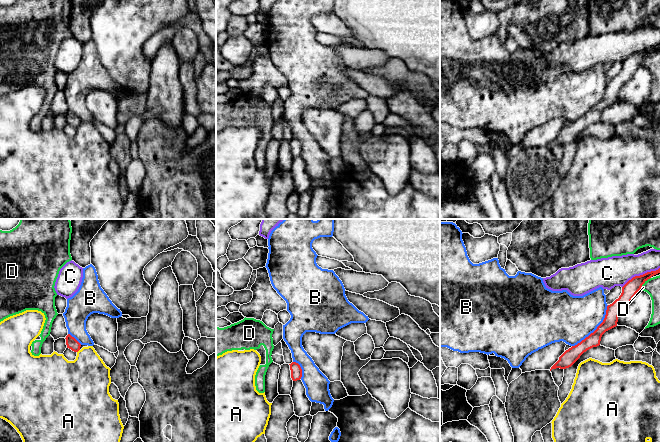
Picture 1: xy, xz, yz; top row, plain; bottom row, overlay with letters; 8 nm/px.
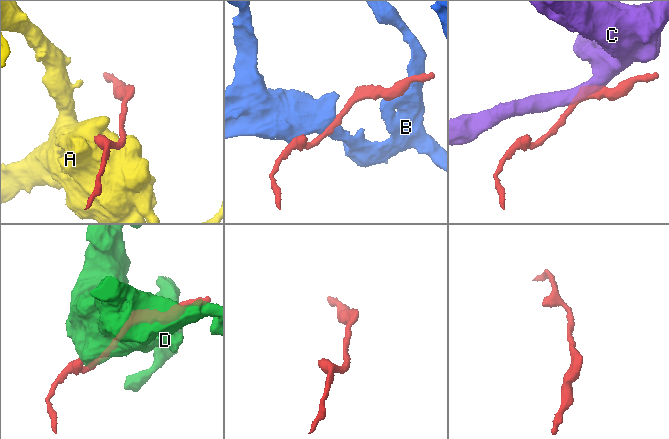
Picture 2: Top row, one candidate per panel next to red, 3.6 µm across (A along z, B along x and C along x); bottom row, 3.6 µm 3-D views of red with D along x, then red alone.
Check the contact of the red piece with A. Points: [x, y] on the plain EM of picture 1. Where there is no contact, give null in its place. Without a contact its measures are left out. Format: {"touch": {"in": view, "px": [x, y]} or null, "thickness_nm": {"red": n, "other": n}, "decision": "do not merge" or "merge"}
{"touch": {"in": "xy", "px": [78, 126]}, "thickness_nm": {"red": 90, "other": 380}, "decision": "do not merge"}

